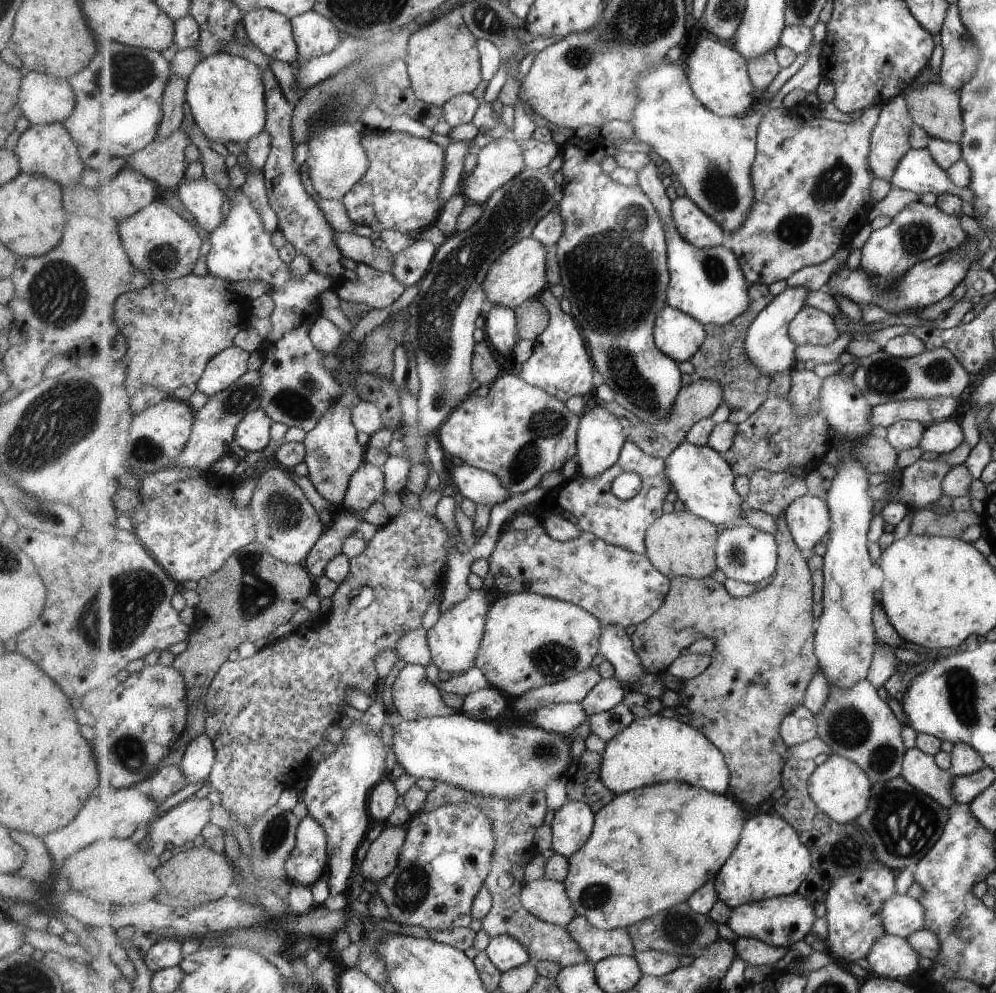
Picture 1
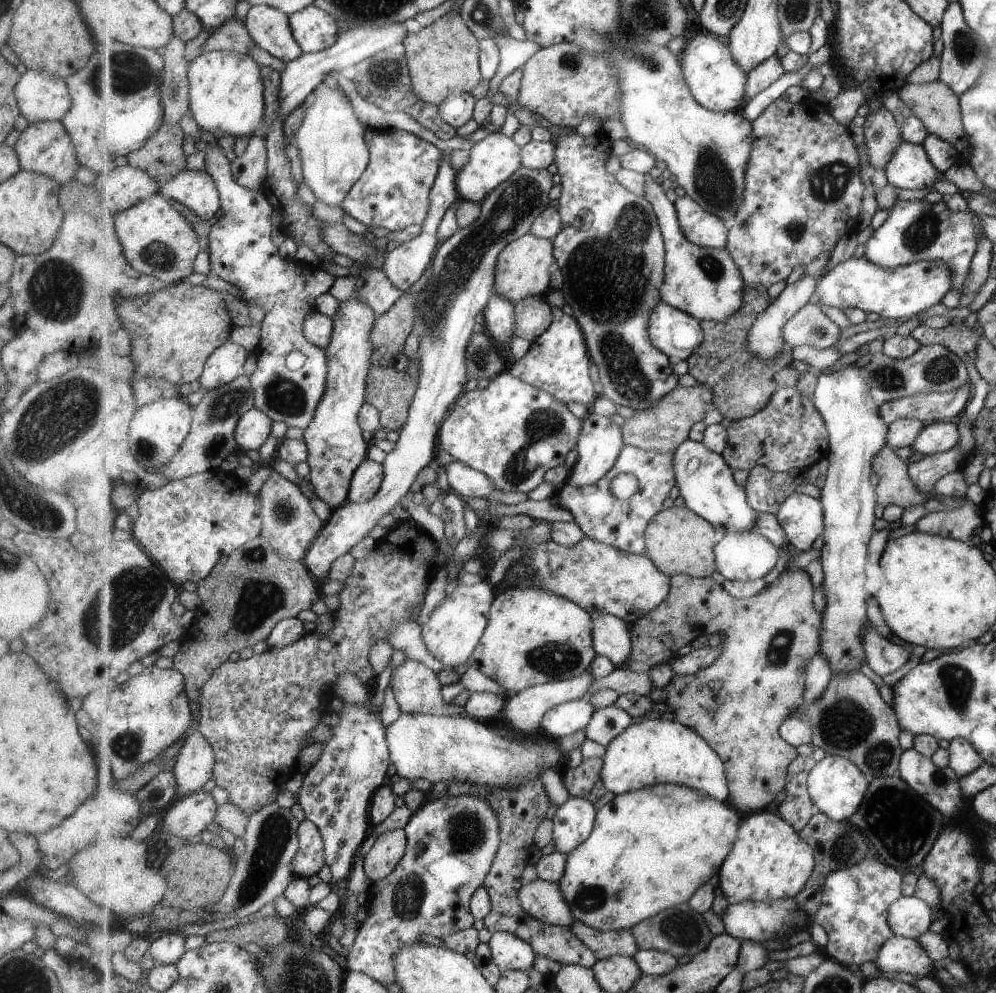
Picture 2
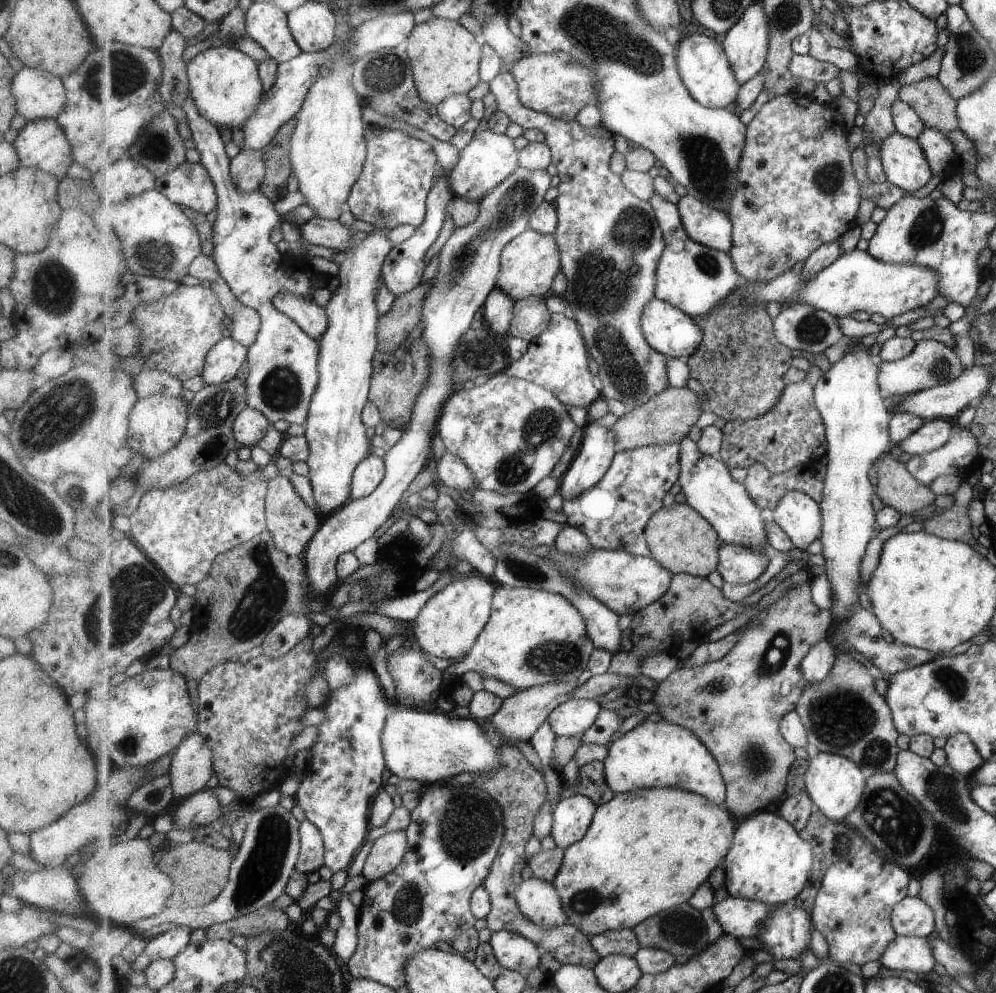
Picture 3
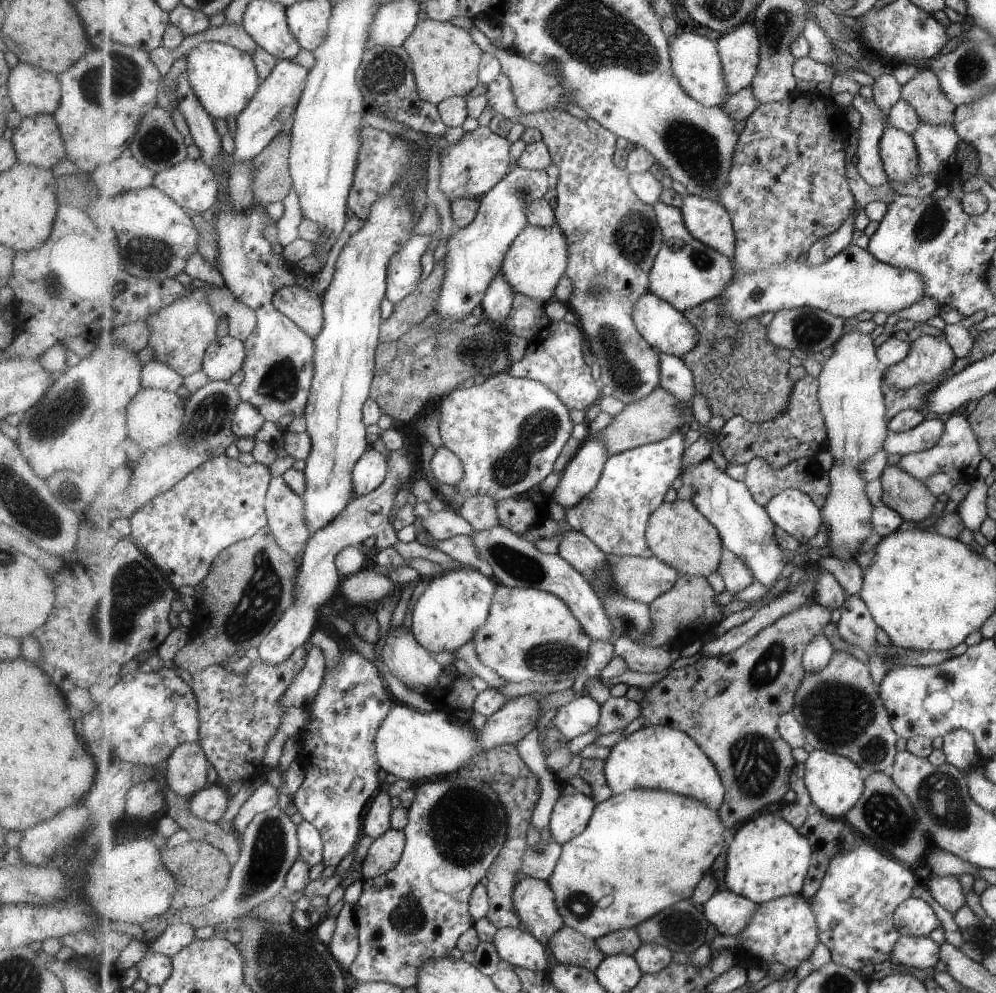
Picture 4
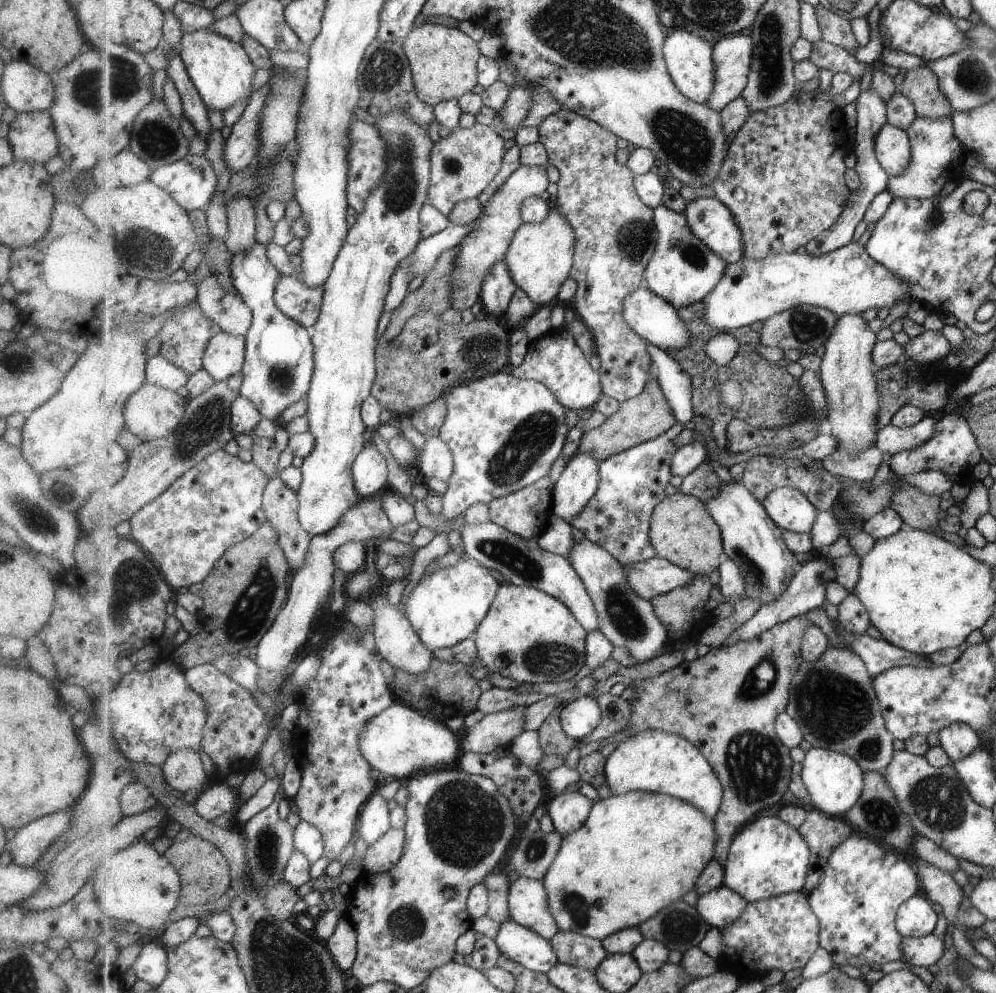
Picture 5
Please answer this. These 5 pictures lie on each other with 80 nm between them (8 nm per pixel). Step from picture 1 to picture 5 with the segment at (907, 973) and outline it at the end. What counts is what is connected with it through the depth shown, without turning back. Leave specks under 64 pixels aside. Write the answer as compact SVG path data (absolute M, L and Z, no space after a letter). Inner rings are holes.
M943 930L922 937L904 937L901 950L905 962L913 966L932 966L941 958L944 948Z

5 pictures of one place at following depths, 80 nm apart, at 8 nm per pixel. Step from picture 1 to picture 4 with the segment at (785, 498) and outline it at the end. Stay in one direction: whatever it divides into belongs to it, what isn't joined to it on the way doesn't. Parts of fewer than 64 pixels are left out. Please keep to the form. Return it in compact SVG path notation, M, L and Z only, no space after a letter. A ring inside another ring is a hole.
M758 457L749 462L744 482L749 486L749 490L752 491L753 497L757 502L765 507L773 500L773 496L777 496L781 490L793 488L807 494L817 504L817 507L822 509L825 508L828 502L827 498L833 492L833 480L820 466L817 458L799 458L782 468L775 469L765 458Z

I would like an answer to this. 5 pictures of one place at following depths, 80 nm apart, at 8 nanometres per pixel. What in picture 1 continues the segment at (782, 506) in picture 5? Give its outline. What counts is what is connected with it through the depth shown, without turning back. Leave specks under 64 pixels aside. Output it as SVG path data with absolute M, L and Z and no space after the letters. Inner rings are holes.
M804 495L785 508L785 520L797 546L809 554L831 530L831 508L826 500Z

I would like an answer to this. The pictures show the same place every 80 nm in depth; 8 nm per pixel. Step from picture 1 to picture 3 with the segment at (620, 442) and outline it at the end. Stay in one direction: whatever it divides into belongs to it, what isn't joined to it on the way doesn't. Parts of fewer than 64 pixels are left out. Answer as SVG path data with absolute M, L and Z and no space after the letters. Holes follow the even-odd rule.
M588 420L583 429L582 441L579 445L579 451L573 464L569 466L567 472L559 481L558 492L563 496L564 500L569 498L577 498L585 493L585 490L590 490L593 486L597 486L605 477L613 463L613 458L618 454L617 450L617 434L611 428L605 428L601 424L593 420Z

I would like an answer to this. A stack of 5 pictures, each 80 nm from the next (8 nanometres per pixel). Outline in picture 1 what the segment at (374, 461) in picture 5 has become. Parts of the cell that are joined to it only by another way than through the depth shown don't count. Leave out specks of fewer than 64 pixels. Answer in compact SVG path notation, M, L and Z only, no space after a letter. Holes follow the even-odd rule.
M365 460L360 470L351 478L350 490L345 496L343 505L346 509L367 511L384 495L384 471Z

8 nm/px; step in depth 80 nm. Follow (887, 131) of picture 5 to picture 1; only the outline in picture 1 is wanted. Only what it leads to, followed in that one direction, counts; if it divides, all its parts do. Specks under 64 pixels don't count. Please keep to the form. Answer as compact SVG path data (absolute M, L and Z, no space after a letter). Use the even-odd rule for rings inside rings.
M909 148L895 168L890 182L893 188L907 190L919 196L927 192L935 195L953 194L959 196L963 203L973 206L973 192L950 182L945 171L933 162L925 148Z

